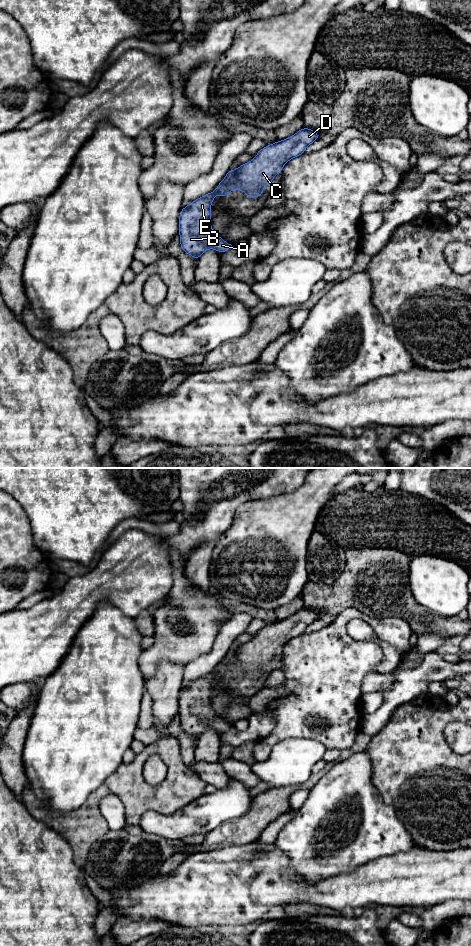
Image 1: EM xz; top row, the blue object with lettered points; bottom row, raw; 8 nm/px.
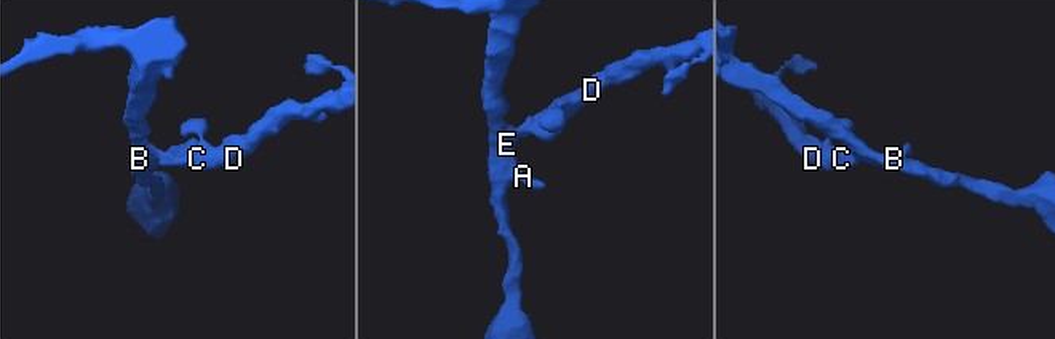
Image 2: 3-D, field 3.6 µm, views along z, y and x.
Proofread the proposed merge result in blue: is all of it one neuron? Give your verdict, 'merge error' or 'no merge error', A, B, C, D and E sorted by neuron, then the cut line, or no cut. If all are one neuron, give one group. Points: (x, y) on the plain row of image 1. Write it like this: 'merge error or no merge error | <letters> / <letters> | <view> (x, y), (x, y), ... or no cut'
merge error | A B E / C D | xz (234, 650), (235, 662), (244, 670)

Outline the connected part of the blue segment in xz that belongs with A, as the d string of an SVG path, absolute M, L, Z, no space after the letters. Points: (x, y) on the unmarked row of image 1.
M217 669L199 677L179 694L179 716L181 729L197 741L207 729L214 729L221 734L233 726L219 717L211 706L211 684Z

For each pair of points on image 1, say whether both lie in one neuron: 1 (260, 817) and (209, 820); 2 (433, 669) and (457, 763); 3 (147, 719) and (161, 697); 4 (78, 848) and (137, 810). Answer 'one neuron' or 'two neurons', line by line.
1: two neurons
2: two neurons
3: two neurons
4: one neuron

